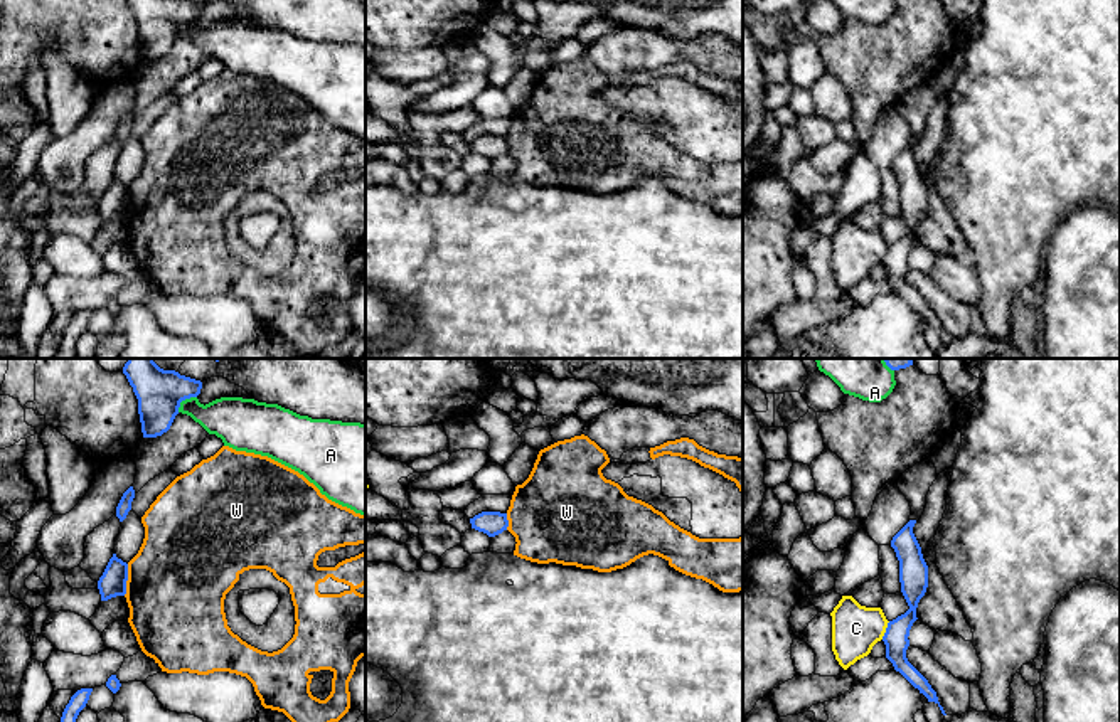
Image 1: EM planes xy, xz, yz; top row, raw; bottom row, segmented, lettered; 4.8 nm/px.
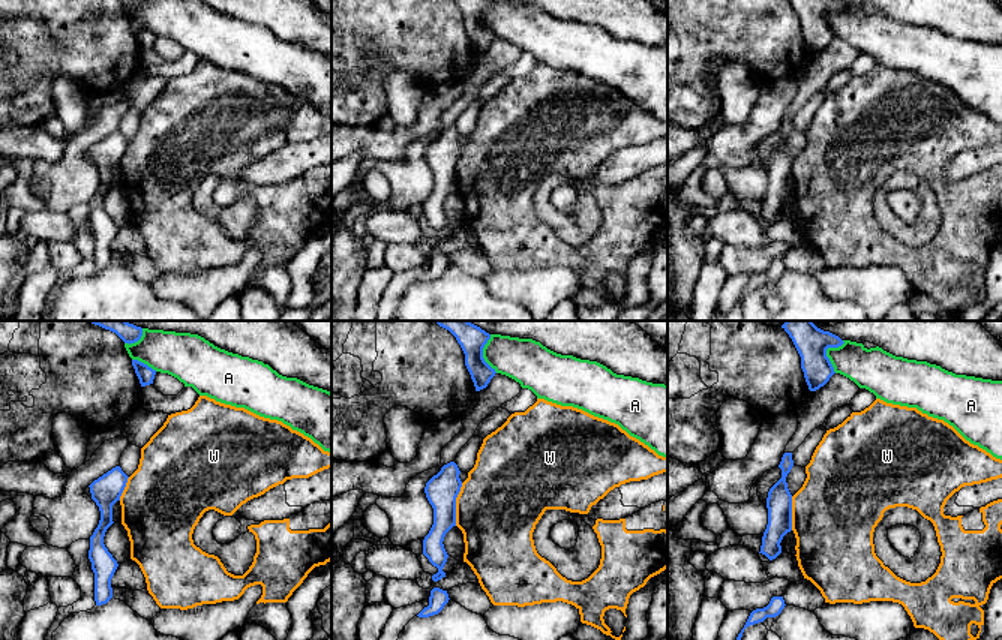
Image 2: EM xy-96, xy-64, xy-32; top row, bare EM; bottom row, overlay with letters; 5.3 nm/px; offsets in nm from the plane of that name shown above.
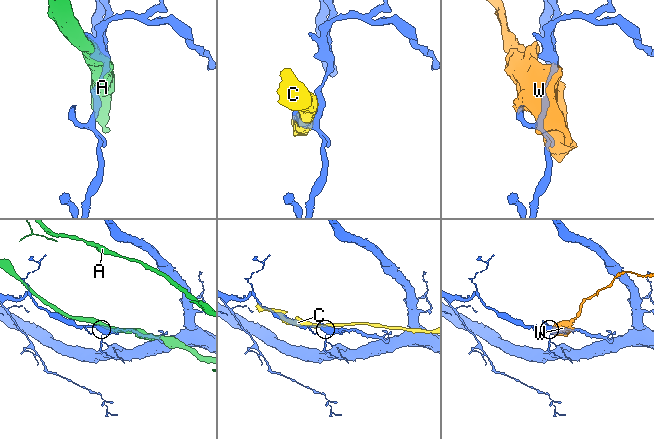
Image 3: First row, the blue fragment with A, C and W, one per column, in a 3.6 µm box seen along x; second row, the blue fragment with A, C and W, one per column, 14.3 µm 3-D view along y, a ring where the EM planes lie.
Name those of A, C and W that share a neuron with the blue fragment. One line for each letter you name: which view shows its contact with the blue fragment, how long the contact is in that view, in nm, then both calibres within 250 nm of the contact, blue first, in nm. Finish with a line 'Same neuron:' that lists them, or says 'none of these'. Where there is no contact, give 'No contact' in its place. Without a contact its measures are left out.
Same neuron: none of these

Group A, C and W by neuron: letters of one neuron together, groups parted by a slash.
A / C / W

